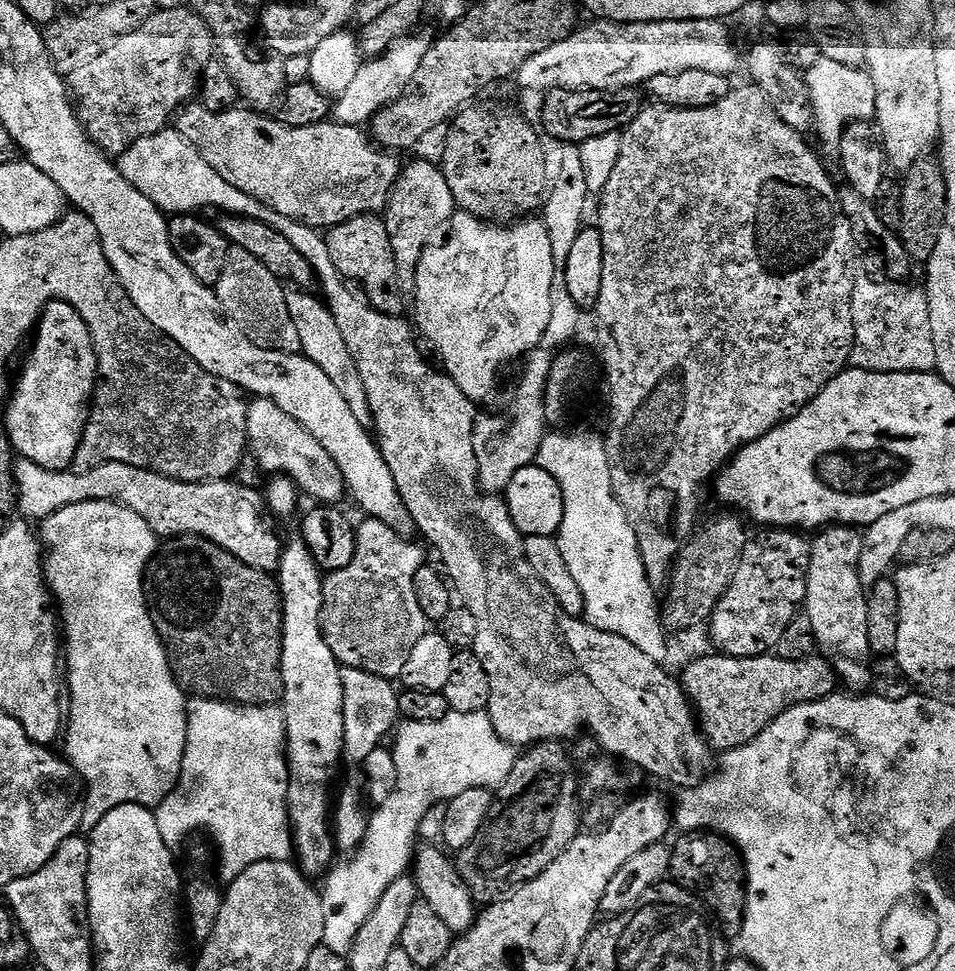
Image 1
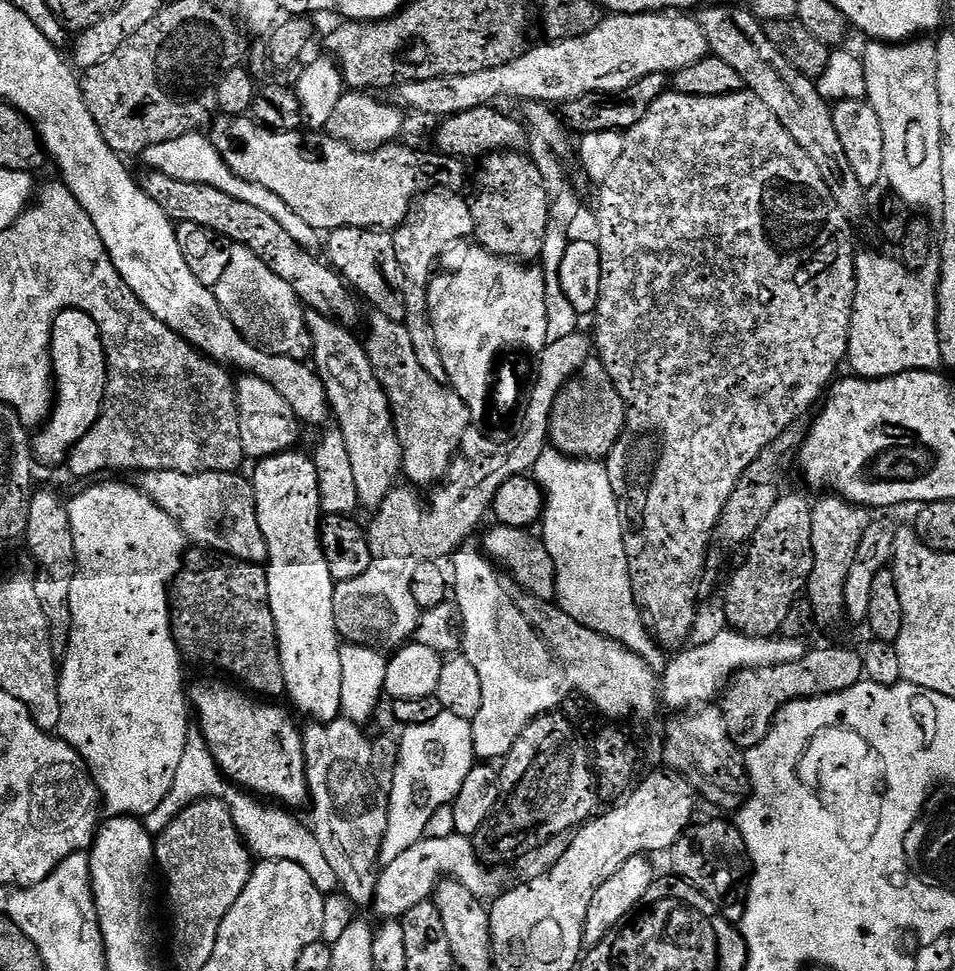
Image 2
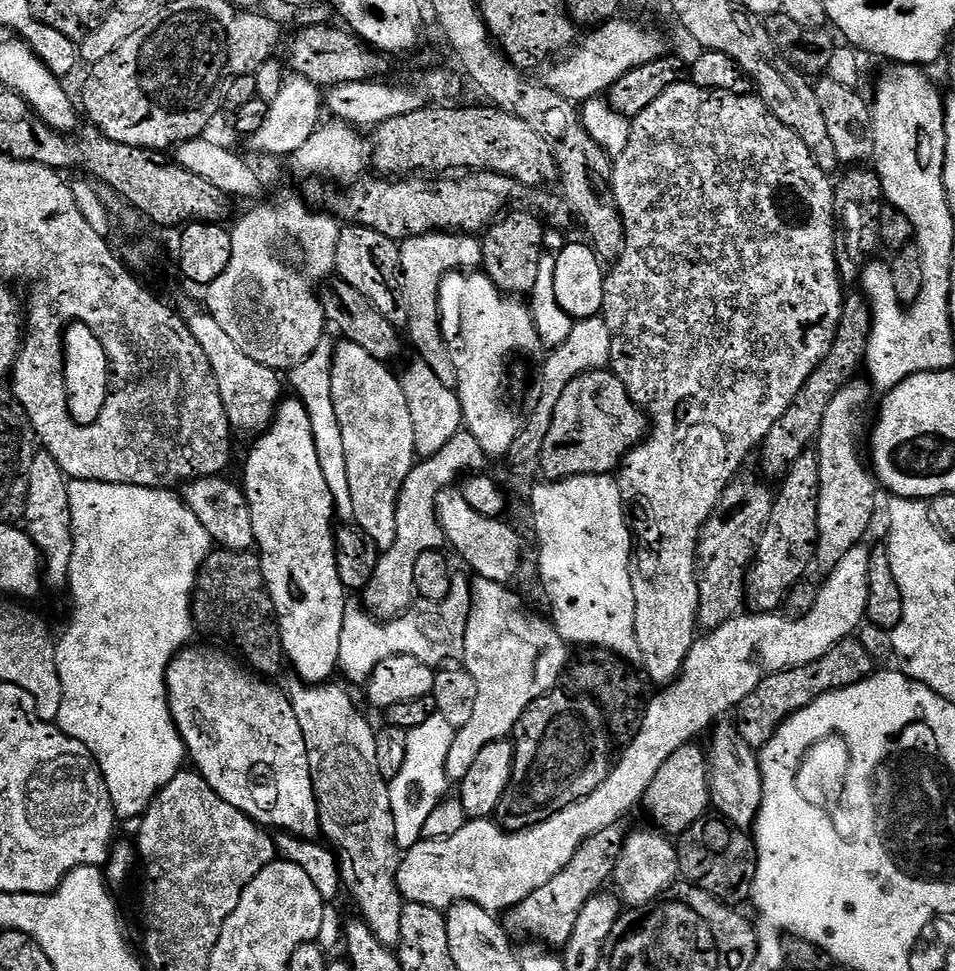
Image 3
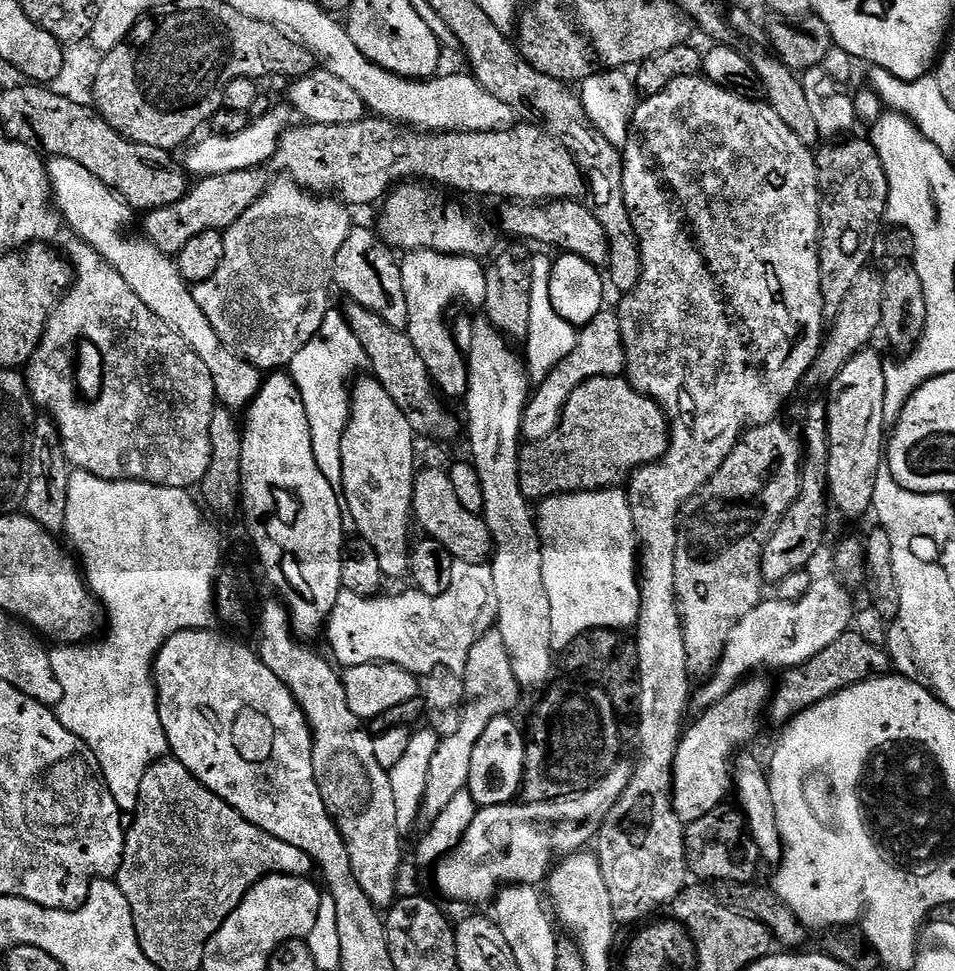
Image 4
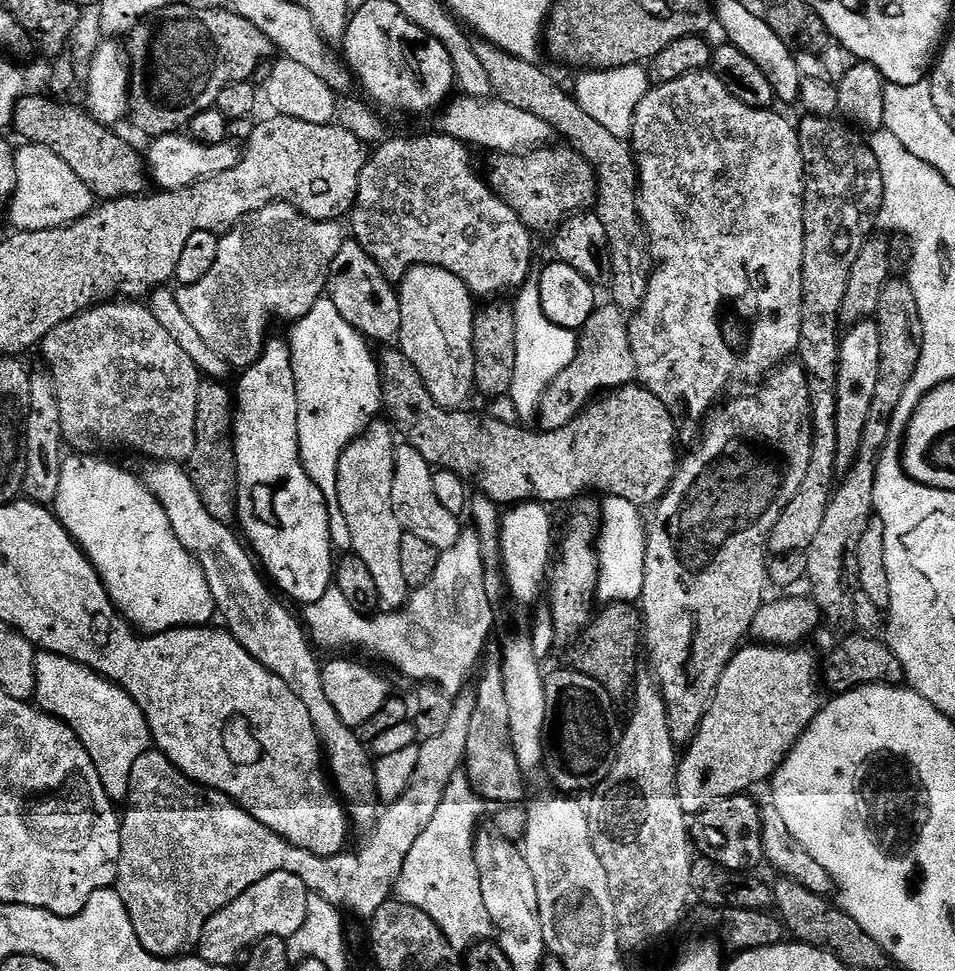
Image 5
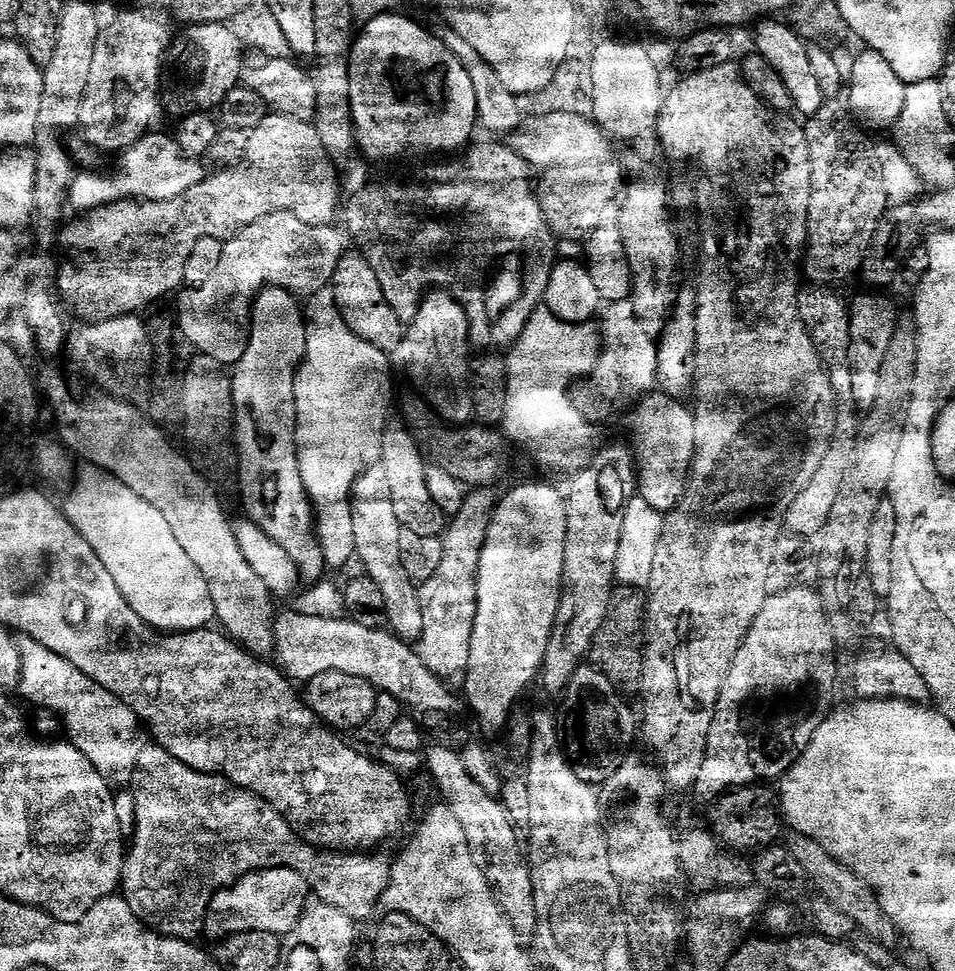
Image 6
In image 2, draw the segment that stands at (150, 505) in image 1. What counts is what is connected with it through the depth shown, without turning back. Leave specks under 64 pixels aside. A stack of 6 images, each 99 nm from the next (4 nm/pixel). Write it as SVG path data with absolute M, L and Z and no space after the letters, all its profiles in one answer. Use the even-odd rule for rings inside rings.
M174 470L138 472L134 476L139 488L156 503L184 532L193 545L205 550L223 552L235 560L263 565L268 559L266 538L258 526L252 485L236 472L199 472L178 474Z

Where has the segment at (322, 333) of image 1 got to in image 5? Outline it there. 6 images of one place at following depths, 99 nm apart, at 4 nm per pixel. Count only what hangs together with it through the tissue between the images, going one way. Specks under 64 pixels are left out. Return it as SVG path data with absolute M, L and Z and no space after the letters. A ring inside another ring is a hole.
M369 423L360 433L360 437L350 446L346 446L338 462L334 485L340 512L348 523L348 536L352 539L351 551L366 562L366 567L377 586L379 607L388 612L403 609L410 595L410 589L402 574L401 545L405 531L400 519L392 512L397 444L391 423Z

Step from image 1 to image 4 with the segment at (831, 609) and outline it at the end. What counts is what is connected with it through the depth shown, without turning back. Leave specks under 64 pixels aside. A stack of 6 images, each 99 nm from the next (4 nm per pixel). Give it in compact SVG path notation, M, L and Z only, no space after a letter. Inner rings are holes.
M872 351L854 354L854 358L842 366L842 374L838 374L826 389L828 502L831 515L840 520L856 520L867 514L876 496L876 475L880 468L882 472L882 461L886 456L886 423L883 418L886 360Z

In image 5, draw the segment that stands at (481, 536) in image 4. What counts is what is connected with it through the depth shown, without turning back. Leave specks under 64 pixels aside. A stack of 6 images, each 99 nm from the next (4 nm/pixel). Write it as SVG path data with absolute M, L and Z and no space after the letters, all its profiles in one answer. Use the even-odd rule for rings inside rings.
M406 442L396 448L396 469L394 470L394 490L392 491L392 512L400 519L405 532L417 535L423 541L439 550L454 547L462 533L461 521L446 506L438 502L438 494L434 494L432 485L432 465L418 454Z

